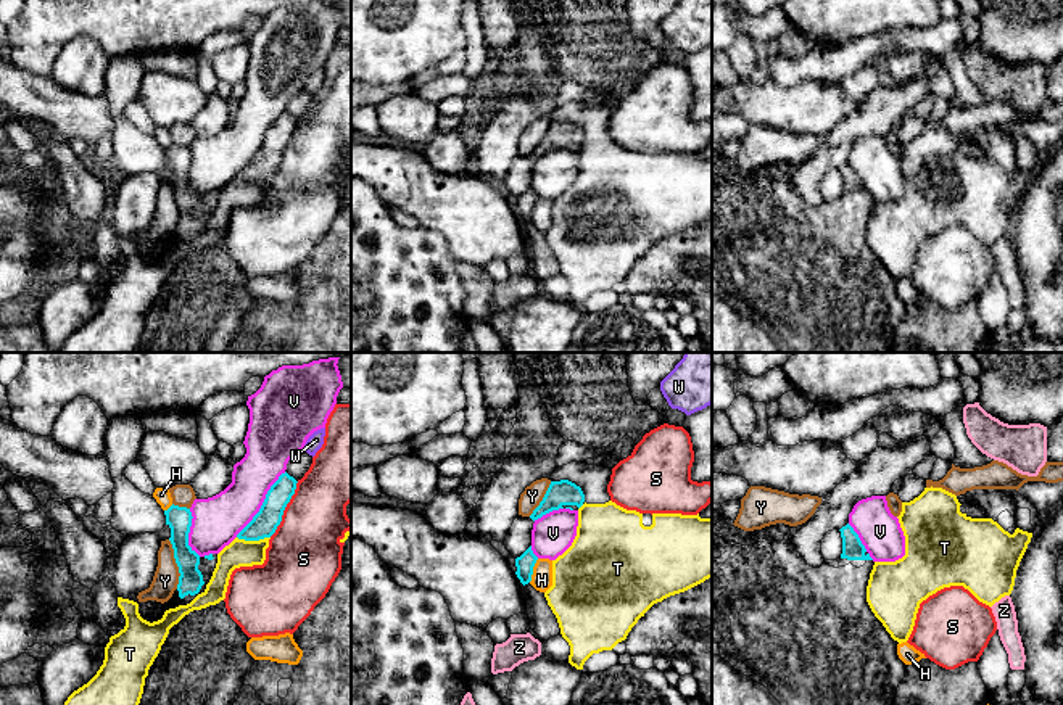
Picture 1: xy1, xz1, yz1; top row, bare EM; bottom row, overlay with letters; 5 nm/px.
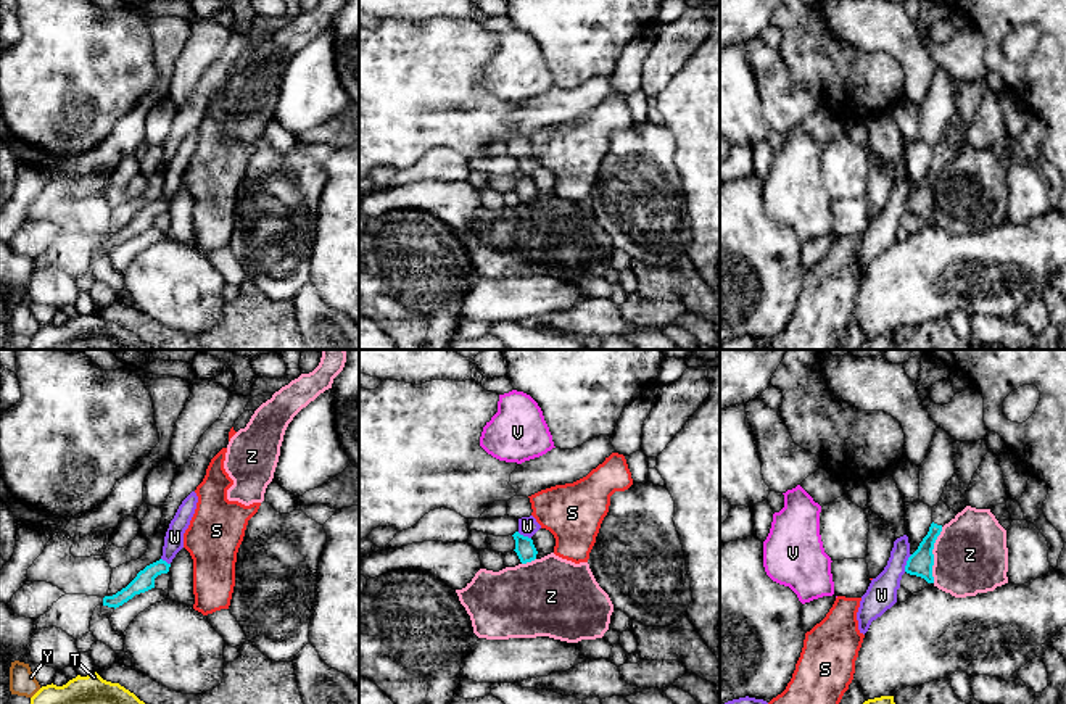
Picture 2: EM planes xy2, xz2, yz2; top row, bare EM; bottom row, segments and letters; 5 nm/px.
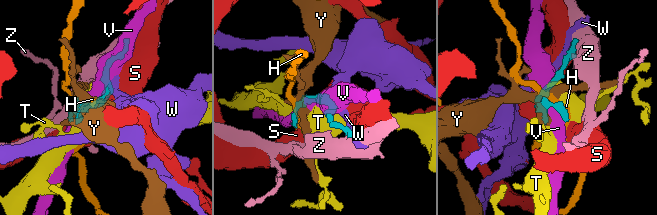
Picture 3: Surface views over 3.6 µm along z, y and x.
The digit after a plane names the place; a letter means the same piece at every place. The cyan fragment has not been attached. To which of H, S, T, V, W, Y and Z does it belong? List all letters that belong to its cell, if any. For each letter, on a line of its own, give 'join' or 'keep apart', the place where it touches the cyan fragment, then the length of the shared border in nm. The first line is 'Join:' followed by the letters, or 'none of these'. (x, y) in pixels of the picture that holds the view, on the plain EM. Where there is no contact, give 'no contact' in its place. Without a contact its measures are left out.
Join: none of these
H: keep apart; meets cyan in xz1 at (532, 210); contact 130 nm long
S: keep apart; meets cyan in xy1 at (284, 148); contact 320 nm long
T: keep apart; meets cyan in xy1 at (253, 179); contact 170 nm long
V: keep apart; meets cyan in xy1 at (263, 144); contact 420 nm long
W: keep apart; meets cyan in yz2 at (907, 202); contact 100 nm long
Y: keep apart; meets cyan in xy1 at (176, 202); contact 260 nm long
Z: keep apart; meets cyan in yz2 at (933, 194); contact 280 nm long

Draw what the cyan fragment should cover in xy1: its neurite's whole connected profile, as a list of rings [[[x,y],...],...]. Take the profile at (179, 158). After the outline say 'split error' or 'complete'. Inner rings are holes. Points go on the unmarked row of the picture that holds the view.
[[[171,145],[164,150],[166,164],[171,167],[171,183],[174,198],[179,206],[179,224],[172,237],[163,243],[158,259],[164,251],[179,245],[190,243],[200,232],[203,224],[208,224],[217,203],[217,193],[200,196],[188,185],[188,172],[192,166],[192,151],[187,146]]]; split error

